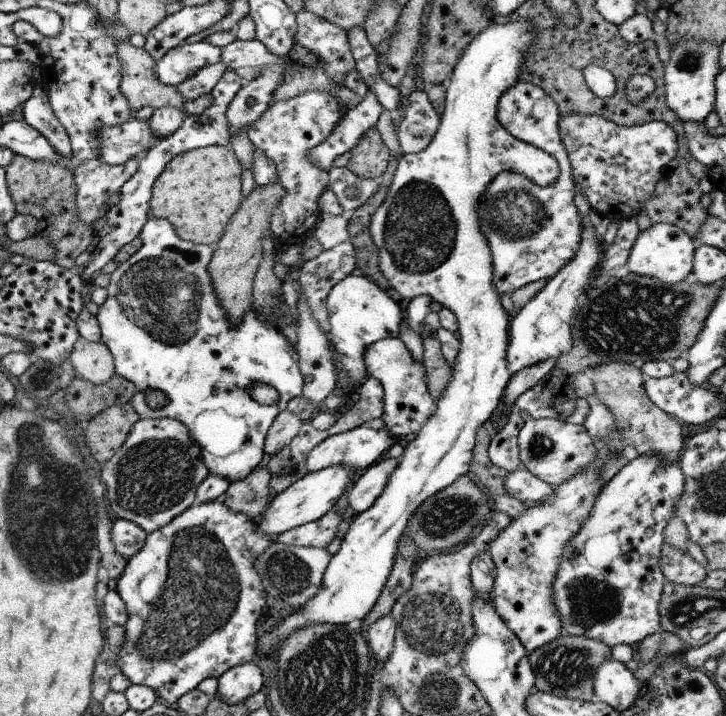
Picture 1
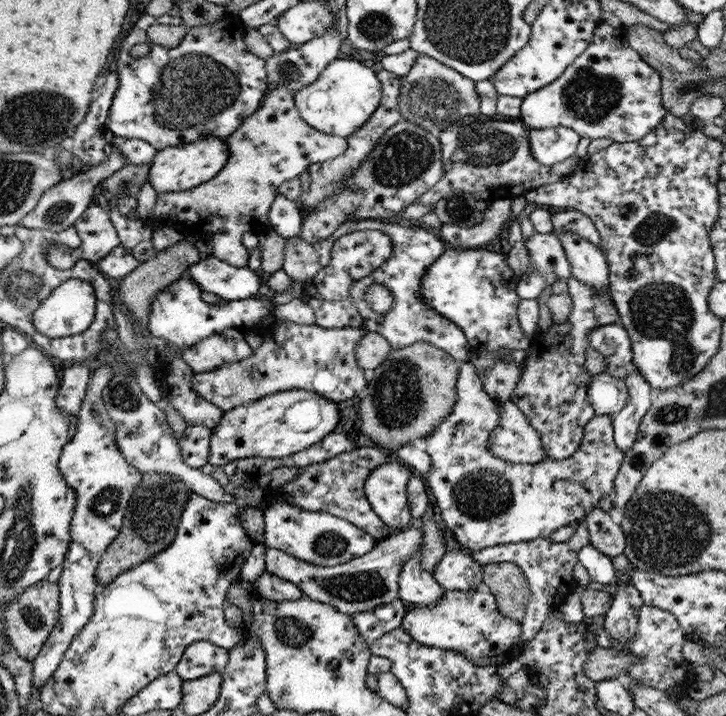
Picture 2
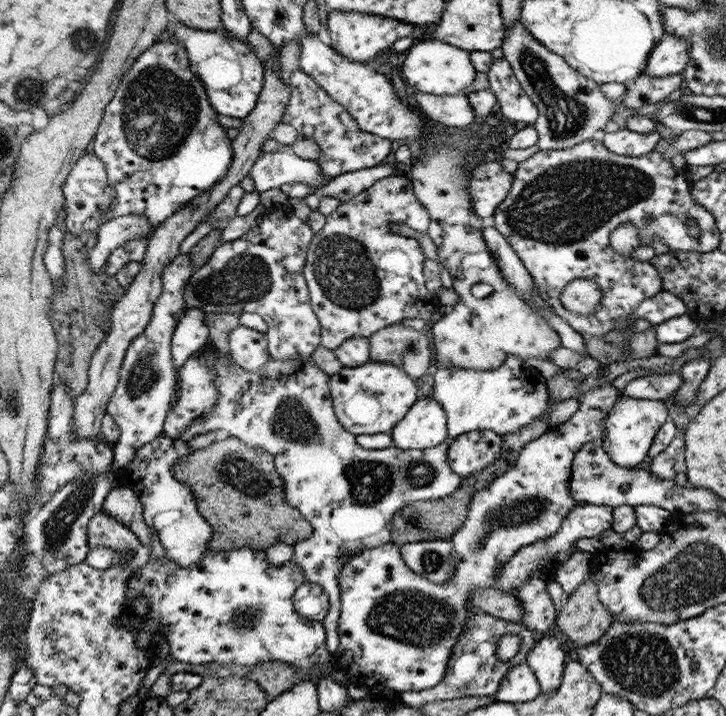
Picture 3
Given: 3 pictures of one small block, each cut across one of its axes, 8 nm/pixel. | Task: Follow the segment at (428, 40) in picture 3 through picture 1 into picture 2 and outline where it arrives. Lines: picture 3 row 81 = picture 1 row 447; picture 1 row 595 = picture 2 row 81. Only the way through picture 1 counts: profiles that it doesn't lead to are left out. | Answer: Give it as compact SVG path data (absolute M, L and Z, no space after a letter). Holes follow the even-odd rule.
M342 56L327 64L312 84L304 86L292 98L306 124L324 133L348 138L378 109L382 96L382 83L370 63Z

